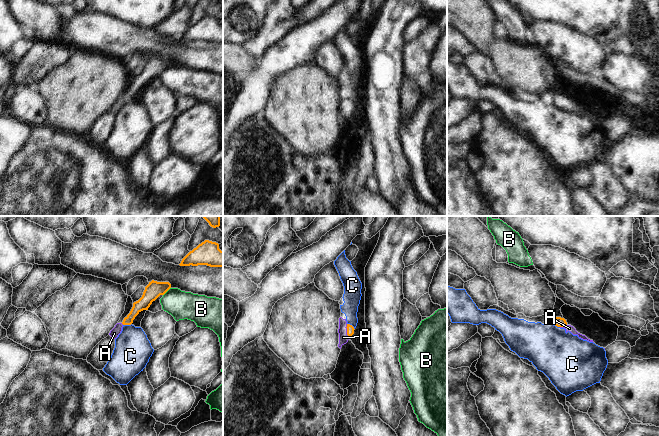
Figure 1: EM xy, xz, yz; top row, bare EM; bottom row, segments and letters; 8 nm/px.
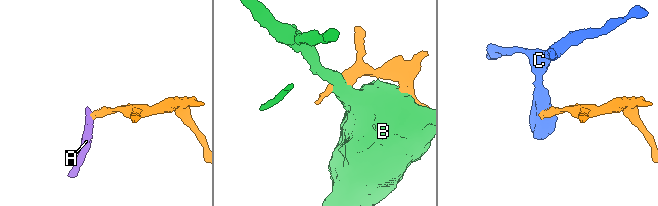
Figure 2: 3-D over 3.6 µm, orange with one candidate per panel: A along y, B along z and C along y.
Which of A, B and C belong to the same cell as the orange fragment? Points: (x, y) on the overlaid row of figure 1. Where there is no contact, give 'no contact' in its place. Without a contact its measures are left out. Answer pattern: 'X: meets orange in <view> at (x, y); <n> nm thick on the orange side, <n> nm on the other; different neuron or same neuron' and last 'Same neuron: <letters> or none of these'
A: meets orange in xz at (347, 330); 60 nm thick on the orange side, 80 nm on the other; same neuron
B: meets orange in xy at (167, 290); 140 nm thick on the orange side, 220 nm on the other; different neuron
C: meets orange in xy at (127, 324); 100 nm thick on the orange side, 300 nm on the other; different neuron
Same neuron: A

